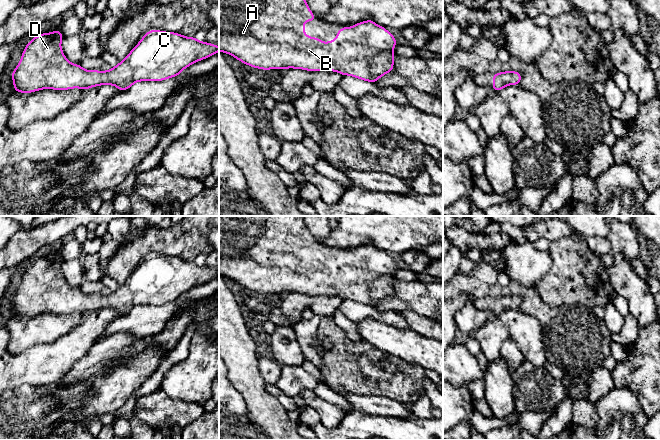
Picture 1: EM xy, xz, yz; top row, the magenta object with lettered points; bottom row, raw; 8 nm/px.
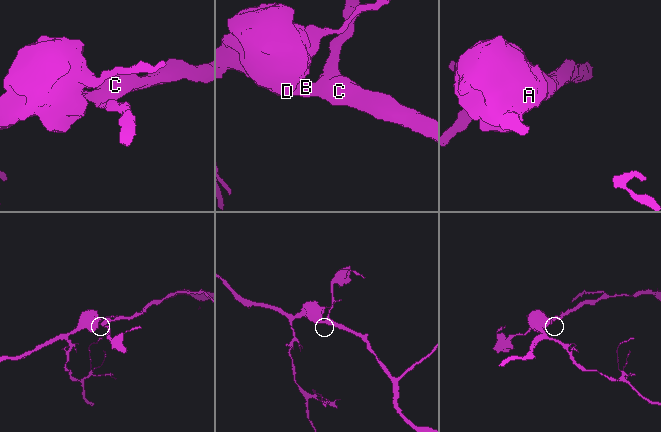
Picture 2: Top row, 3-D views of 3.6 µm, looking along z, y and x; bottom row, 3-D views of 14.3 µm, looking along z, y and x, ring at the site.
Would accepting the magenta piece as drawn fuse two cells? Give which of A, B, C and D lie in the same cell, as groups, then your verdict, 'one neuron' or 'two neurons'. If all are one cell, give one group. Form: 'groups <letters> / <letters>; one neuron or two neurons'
groups A B C D; one neuron

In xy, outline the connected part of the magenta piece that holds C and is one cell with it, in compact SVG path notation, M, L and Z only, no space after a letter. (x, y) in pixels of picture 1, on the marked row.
M59 28L51 33L39 34L30 40L23 50L19 64L11 74L14 92L33 93L41 89L69 90L72 88L86 91L100 85L114 85L122 92L139 81L163 81L176 77L190 65L219 52L219 46L201 42L196 37L151 29L115 67L108 71L90 71L83 69L80 64L68 61L61 49L63 38Z

